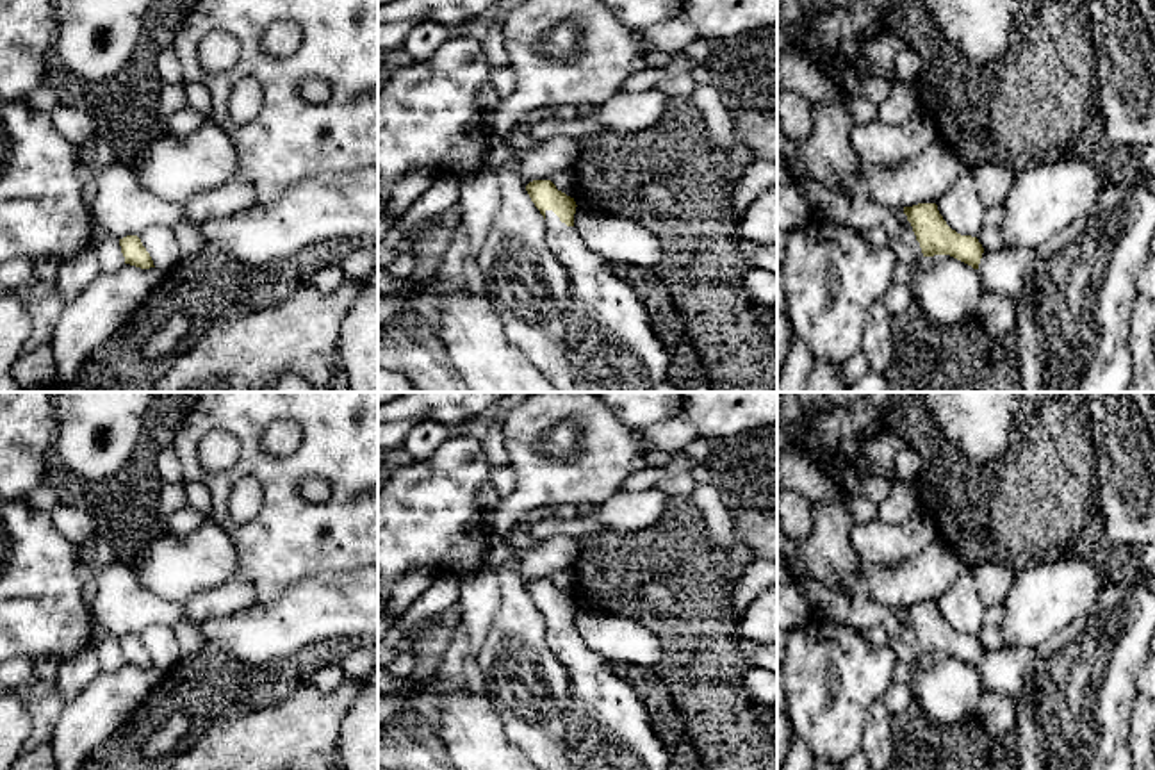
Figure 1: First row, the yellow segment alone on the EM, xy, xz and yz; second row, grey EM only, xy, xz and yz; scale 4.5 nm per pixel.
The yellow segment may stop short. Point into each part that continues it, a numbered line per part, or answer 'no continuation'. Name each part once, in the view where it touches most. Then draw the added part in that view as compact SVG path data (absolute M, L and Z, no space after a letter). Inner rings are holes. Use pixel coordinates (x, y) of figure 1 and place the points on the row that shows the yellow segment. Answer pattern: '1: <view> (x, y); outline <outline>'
1: xz (610, 346); outline M545 210L545 244L570 278L565 355L572 392L651 392L667 381L670 355L651 328L649 314L636 292L553 210Z

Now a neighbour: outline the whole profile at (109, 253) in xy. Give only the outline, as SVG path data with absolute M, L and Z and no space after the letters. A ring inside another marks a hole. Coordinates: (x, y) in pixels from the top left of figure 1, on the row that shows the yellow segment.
M107 235L103 241L94 244L94 251L98 255L102 273L114 273L125 264L119 241L112 235Z

